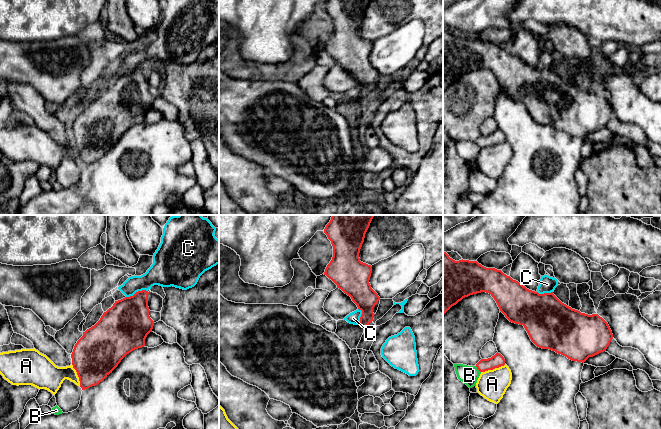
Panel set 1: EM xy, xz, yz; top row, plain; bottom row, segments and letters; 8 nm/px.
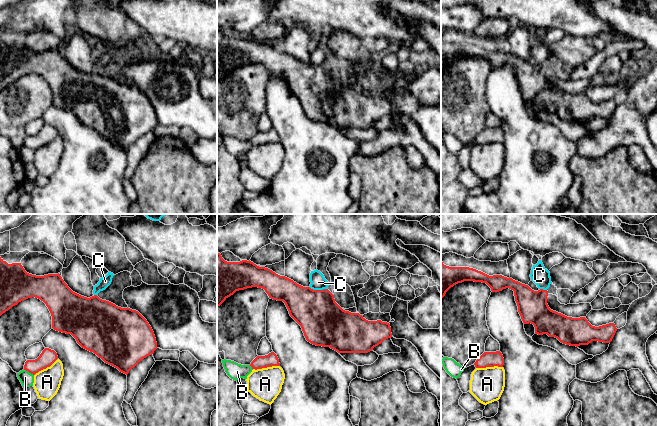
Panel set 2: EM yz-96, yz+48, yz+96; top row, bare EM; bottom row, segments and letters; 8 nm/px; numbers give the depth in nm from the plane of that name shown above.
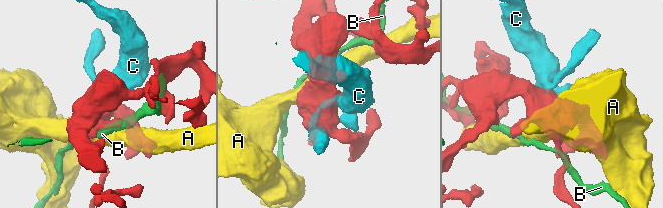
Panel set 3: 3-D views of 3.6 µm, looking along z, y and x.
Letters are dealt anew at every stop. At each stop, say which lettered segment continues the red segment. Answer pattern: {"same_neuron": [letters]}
{"same_neuron": ["C"]}

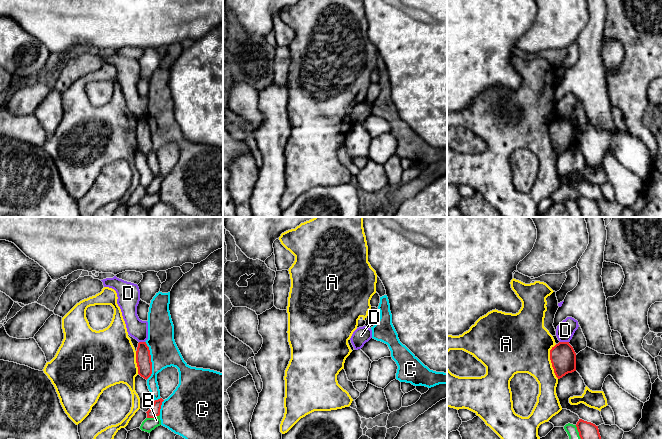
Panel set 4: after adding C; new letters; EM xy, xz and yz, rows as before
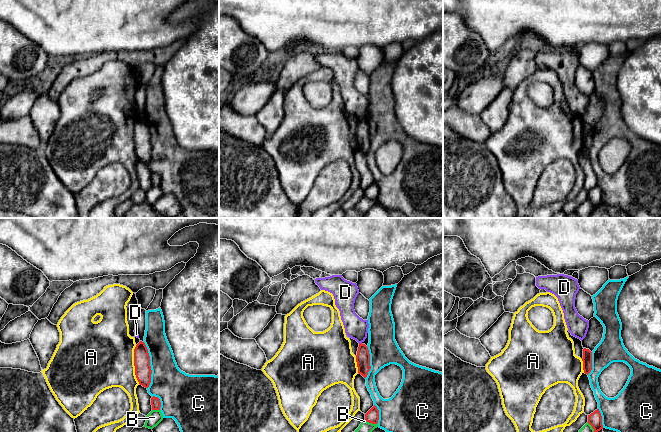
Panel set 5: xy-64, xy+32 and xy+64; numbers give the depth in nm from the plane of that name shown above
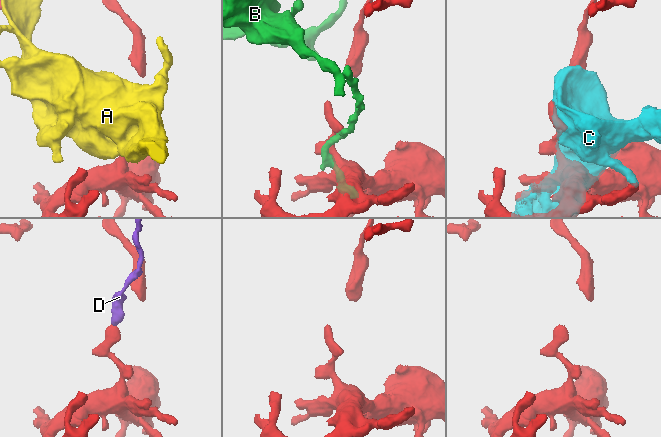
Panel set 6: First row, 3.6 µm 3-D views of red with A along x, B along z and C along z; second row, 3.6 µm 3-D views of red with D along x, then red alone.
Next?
{"same_neuron": []}

